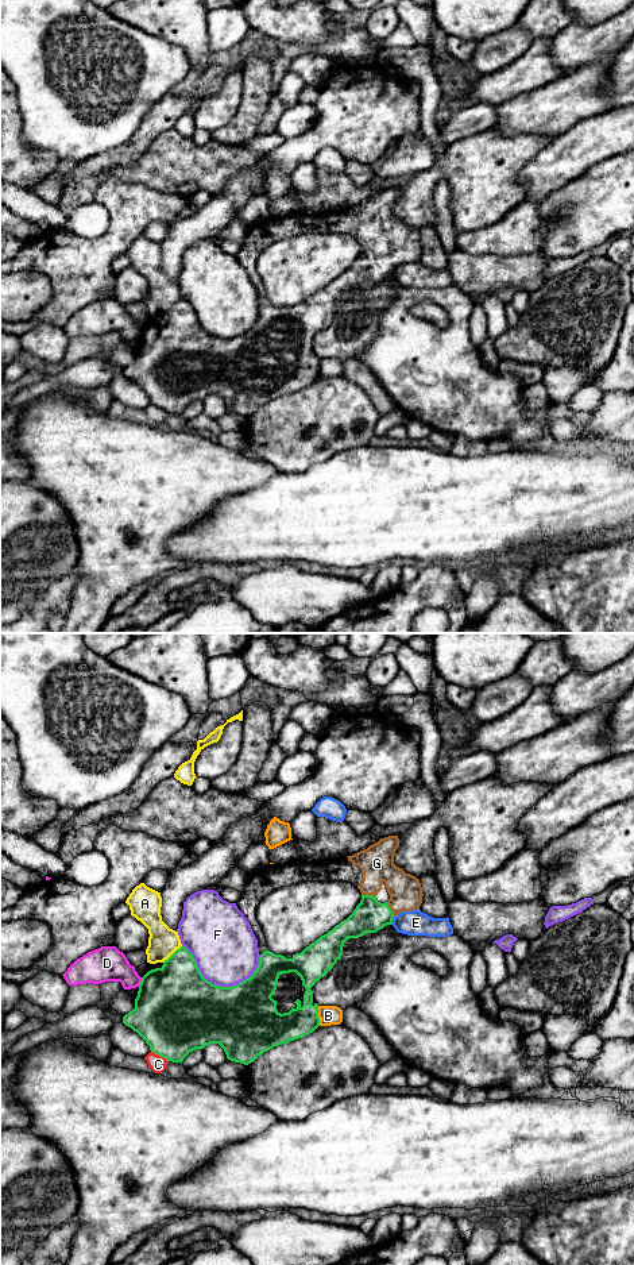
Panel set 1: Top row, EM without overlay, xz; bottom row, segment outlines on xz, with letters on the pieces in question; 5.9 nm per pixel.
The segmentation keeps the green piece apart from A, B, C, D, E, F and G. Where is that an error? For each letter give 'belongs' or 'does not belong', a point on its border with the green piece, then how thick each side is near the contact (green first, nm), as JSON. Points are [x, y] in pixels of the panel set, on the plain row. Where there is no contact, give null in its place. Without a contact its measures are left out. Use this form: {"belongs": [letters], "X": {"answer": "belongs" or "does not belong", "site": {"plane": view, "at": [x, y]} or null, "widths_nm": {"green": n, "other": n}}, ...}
{"belongs": ["G"], "A": {"answer": "does not belong", "site": {"plane": "xz", "at": [173, 305]}, "widths_nm": {"green": 380, "other": 180}}, "B": {"answer": "does not belong", "site": {"plane": "xz", "at": [317, 367]}, "widths_nm": {"green": 180, "other": 120}}, "C": {"answer": "does not belong", "site": {"plane": "xz", "at": [159, 407]}, "widths_nm": {"green": 460, "other": 100}}, "D": {"answer": "does not belong", "site": {"plane": "xz", "at": [140, 334]}, "widths_nm": {"green": 480, "other": 200}}, "E": {"answer": "does not belong", "site": {"plane": "xz", "at": [391, 273]}, "widths_nm": {"green": 200, "other": 150}}, "F": {"answer": "does not belong", "site": {"plane": "xz", "at": [217, 338]}, "widths_nm": {"green": 460, "other": 380}}, "G": {"answer": "belongs", "site": {"plane": "xz", "at": [368, 247]}, "widths_nm": {"green": 200, "other": 200}}}

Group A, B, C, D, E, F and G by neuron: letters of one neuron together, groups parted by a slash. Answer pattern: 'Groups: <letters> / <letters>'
Groups: A / B / C / D / E / F / G

